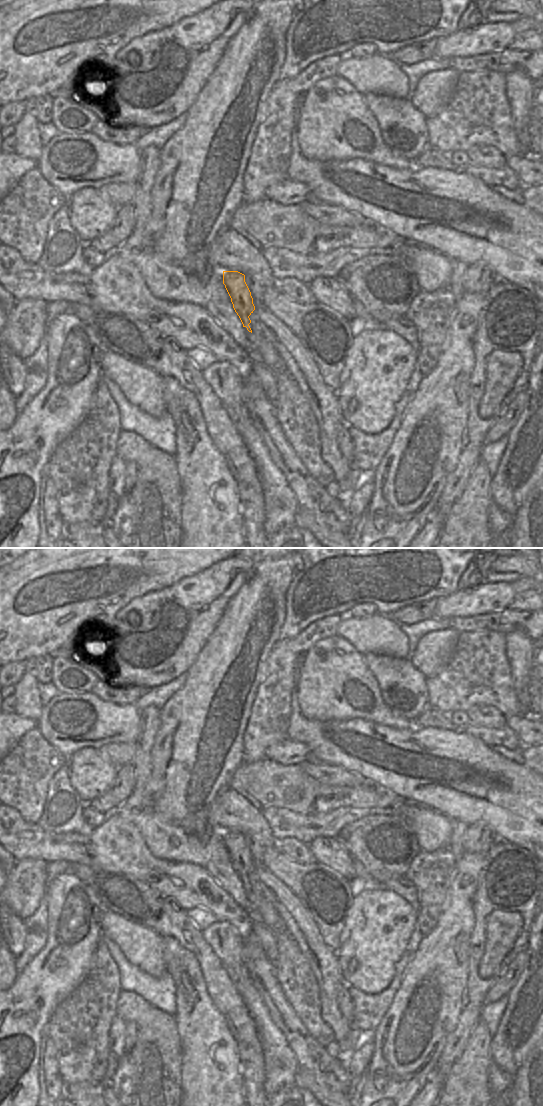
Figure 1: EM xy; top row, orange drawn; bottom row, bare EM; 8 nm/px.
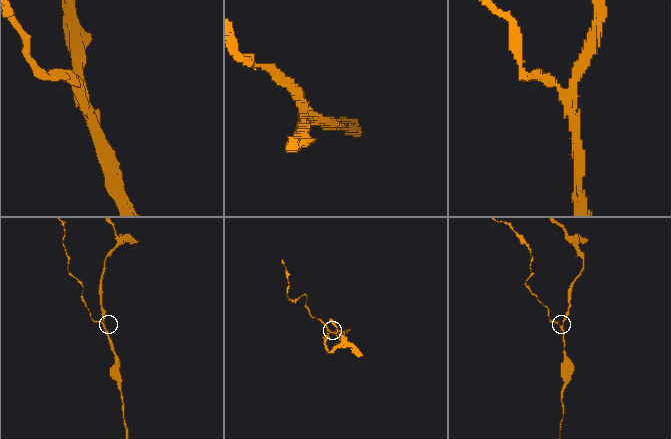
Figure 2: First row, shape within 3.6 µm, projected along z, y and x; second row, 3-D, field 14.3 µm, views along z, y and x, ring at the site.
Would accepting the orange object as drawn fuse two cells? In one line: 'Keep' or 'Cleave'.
Cleave

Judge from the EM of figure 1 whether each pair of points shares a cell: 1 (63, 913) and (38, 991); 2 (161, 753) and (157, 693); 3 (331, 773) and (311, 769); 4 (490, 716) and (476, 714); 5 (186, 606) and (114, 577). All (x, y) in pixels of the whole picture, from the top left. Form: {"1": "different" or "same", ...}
{"1": "same", "2": "different", "3": "same", "4": "same", "5": "different"}

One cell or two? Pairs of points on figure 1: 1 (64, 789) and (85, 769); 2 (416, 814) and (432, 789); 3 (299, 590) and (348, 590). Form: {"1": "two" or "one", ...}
{"1": "two", "2": "two", "3": "one"}

